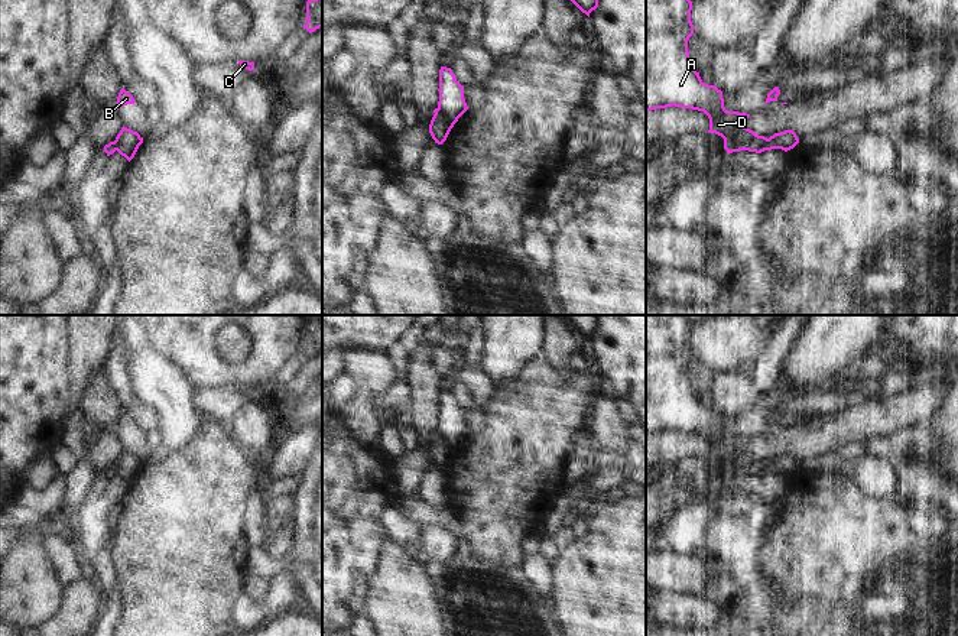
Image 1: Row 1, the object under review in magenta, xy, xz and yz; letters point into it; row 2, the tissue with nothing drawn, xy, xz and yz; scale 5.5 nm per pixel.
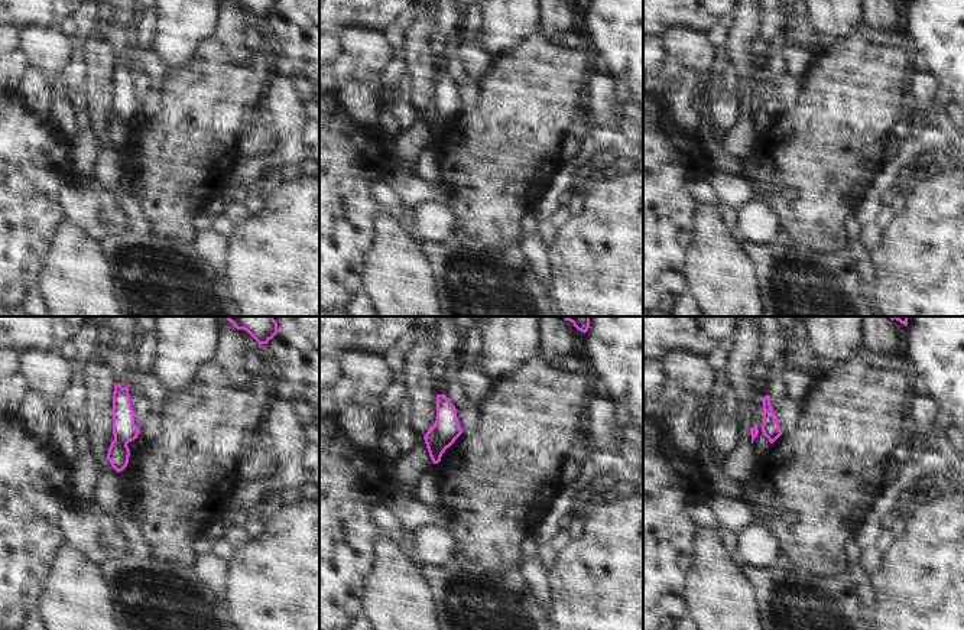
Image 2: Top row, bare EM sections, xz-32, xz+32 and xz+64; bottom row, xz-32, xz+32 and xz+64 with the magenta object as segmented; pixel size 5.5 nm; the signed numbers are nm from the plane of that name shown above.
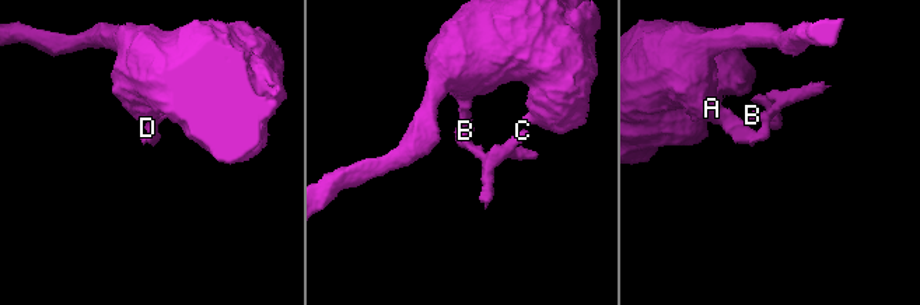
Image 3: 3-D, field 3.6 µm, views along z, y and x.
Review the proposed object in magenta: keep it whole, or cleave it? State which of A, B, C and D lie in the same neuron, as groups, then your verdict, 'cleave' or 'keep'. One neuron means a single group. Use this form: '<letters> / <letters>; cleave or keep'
A D / B C; cleave

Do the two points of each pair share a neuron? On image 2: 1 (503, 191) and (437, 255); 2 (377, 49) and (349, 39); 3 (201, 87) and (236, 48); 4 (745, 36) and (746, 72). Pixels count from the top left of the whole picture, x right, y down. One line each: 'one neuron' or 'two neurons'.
1: two neurons
2: one neuron
3: two neurons
4: one neuron

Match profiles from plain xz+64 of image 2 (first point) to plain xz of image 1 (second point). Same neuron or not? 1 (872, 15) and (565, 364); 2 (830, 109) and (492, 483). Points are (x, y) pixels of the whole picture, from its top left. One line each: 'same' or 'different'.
1: same
2: same

